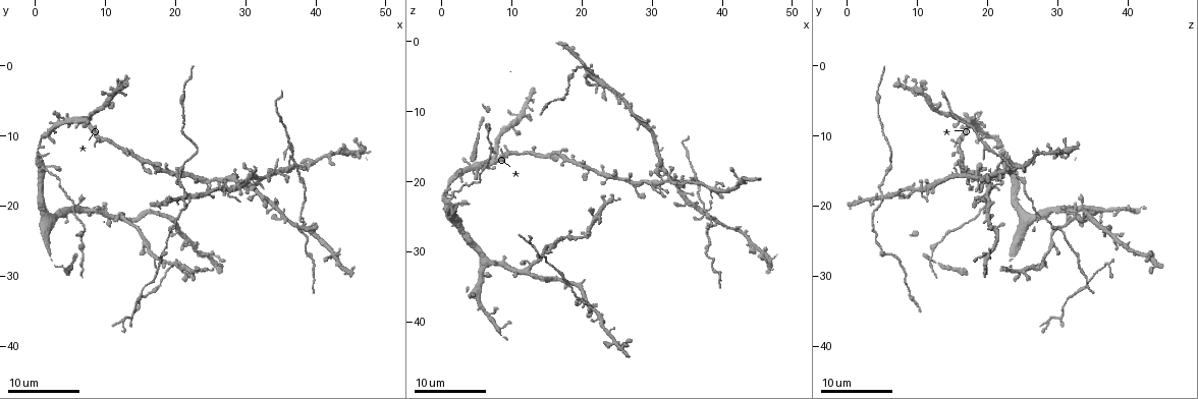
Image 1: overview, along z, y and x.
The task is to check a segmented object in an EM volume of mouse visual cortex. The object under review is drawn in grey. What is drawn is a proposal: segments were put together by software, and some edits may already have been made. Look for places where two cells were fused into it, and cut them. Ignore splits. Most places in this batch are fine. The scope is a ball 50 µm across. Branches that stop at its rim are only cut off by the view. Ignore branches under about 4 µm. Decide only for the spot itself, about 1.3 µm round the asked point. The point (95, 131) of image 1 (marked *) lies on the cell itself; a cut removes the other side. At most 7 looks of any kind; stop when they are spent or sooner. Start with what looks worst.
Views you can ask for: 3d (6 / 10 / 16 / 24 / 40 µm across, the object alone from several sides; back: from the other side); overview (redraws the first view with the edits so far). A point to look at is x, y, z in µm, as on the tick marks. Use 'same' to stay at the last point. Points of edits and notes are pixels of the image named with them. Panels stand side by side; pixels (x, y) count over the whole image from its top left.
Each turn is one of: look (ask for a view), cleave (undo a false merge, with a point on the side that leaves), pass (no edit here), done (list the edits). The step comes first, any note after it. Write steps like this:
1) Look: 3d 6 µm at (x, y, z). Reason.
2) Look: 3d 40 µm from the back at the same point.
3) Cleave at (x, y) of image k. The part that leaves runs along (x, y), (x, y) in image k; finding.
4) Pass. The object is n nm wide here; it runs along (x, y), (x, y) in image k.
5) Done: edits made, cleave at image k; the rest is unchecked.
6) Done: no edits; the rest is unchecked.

Look: 3d 10 µm at (37.5, 15.0, 24.0). Four or more arms meet.

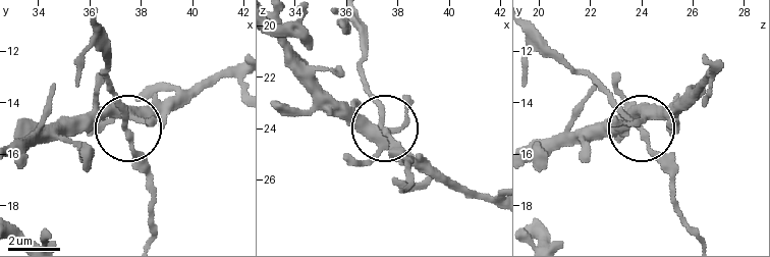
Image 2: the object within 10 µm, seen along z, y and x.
Pass. Continuous, no second cell.

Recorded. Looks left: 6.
Look: 3d 16 µm at (21.5, 18.5, 5.0).

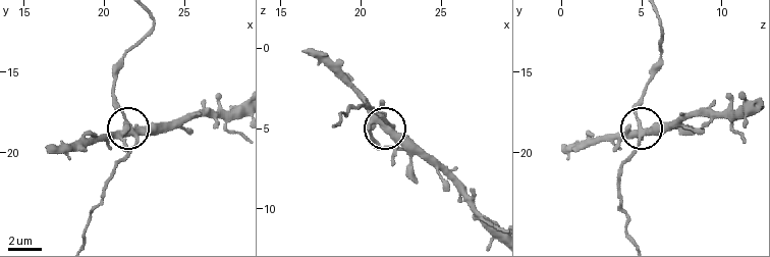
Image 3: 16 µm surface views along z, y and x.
Pass. It runs along (750, 100), (603, 140) in image 3; all the same cell.

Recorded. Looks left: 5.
Look: 3d 6 µm at (21.5, 25.0, 38.0). Arms part here.

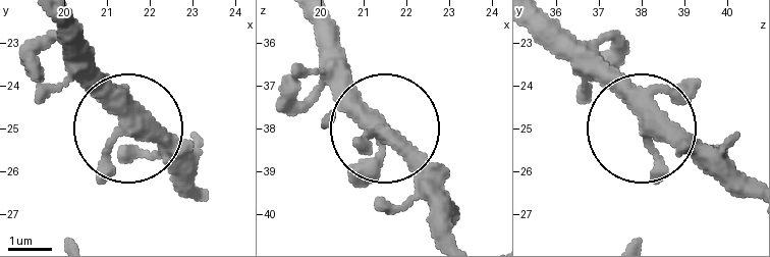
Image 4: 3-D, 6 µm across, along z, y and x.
Pass. The object is 330 nm wide here; all the same cell.

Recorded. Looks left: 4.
Done: no edits; the rest is unchecked.

